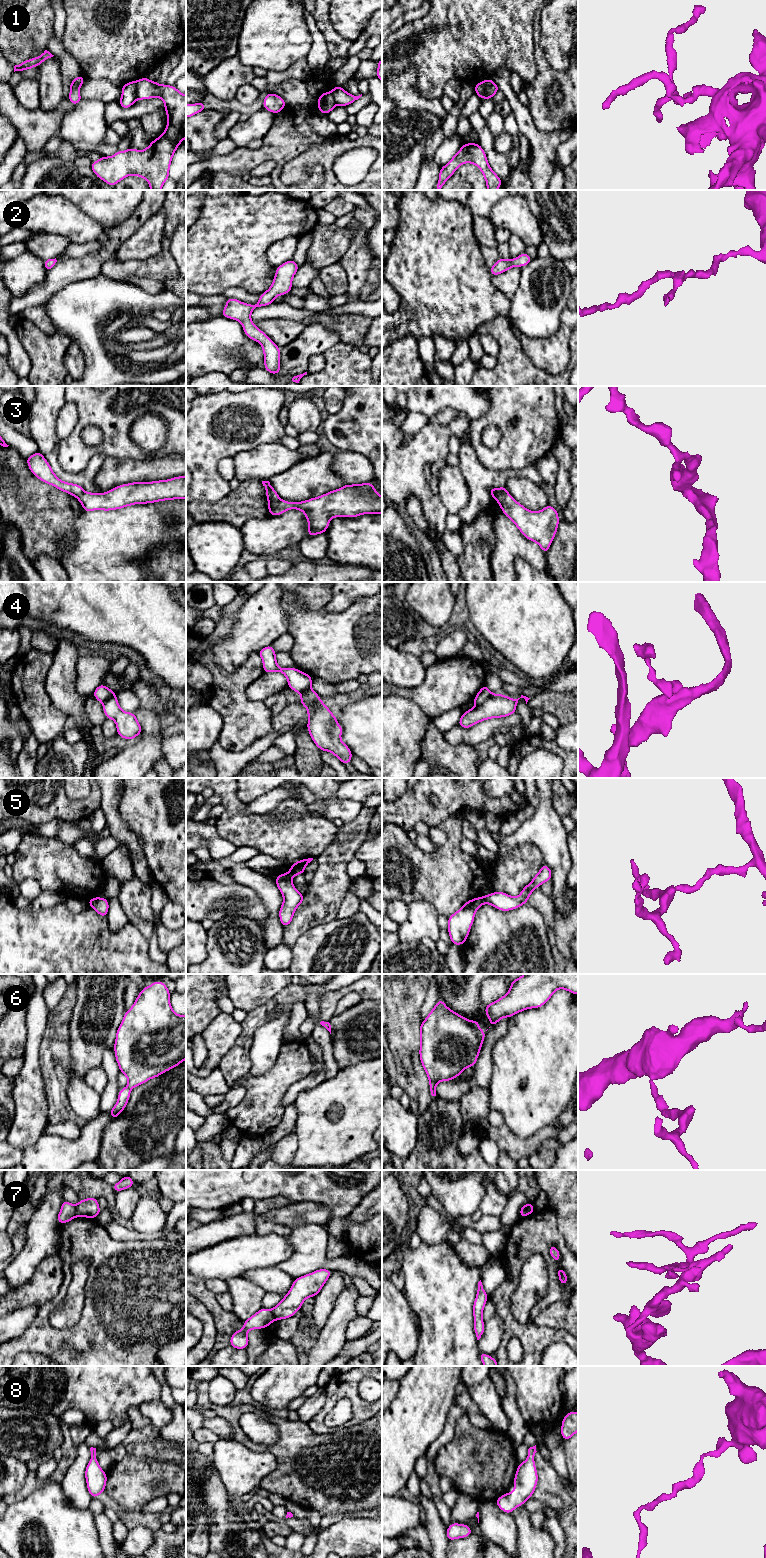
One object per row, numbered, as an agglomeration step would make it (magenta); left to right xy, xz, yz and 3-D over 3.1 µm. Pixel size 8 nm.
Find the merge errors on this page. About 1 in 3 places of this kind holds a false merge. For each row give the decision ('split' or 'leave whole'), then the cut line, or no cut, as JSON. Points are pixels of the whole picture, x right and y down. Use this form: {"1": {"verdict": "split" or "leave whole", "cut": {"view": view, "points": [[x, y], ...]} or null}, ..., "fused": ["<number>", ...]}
{"1": {"verdict": "split", "cut": {"view": "yz", "points": [[487, 79], [487, 95], [484, 98]]}}, "2": {"verdict": "leave whole", "cut": null}, "3": {"verdict": "split", "cut": {"view": "xz", "points": [[280, 499], [270, 514]]}}, "4": {"verdict": "split", "cut": {"view": "yz", "points": [[493, 694], [477, 706]]}}, "5": {"verdict": "split", "cut": {"view": "yz", "points": [[478, 897], [481, 904]]}}, "6": {"verdict": "leave whole", "cut": null}, "7": {"verdict": "split", "cut": {"view": "xy", "points": [[75, 1206], [76, 1216]]}}, "8": {"verdict": "leave whole", "cut": null}, "fused": ["1", "3", "4", "5", "7"]}

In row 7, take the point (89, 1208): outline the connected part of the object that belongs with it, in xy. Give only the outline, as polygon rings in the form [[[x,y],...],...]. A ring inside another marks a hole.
[[[98,1198],[79,1200],[76,1205],[76,1217],[97,1218],[100,1212]]]

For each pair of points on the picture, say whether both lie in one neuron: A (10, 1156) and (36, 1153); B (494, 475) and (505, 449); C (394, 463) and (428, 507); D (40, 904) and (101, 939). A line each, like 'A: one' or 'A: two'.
A: two
B: two
C: one
D: two

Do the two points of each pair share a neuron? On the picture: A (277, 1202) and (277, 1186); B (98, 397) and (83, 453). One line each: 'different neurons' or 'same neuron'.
A: different neurons
B: same neuron

